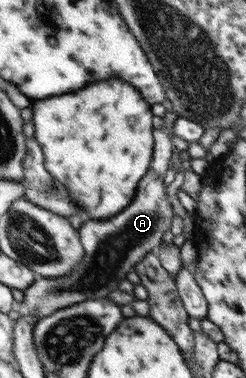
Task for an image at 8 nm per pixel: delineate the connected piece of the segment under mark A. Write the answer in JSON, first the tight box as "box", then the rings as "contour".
{"box":[16,171,174,319],"contour":[[[148,171],[140,181],[138,181],[137,189],[135,190],[135,195],[133,196],[133,200],[130,201],[130,205],[126,206],[126,209],[123,209],[122,212],[117,213],[117,215],[114,215],[112,217],[108,217],[108,220],[94,220],[94,221],[86,221],[86,225],[81,228],[79,231],[79,234],[81,235],[81,242],[83,243],[85,250],[86,250],[86,257],[85,261],[81,263],[77,269],[78,273],[74,273],[74,271],[67,275],[66,277],[38,277],[37,280],[30,286],[28,286],[28,289],[26,289],[26,292],[23,293],[24,300],[20,304],[16,304],[16,309],[20,315],[19,318],[22,316],[38,316],[40,319],[48,317],[49,315],[52,315],[53,313],[56,313],[58,310],[64,310],[65,308],[71,307],[72,305],[75,305],[76,303],[82,303],[84,301],[87,301],[88,299],[92,300],[94,297],[106,297],[108,294],[110,294],[112,291],[115,291],[121,286],[121,282],[125,280],[125,275],[128,273],[128,271],[131,271],[133,267],[137,264],[137,261],[140,261],[144,255],[146,255],[148,252],[155,251],[162,241],[162,236],[164,233],[166,233],[168,230],[170,230],[170,222],[172,221],[172,217],[174,217],[174,213],[172,212],[172,207],[170,204],[168,204],[168,201],[166,201],[166,195],[164,195],[164,183],[162,183],[162,177],[158,177],[154,171]]]}

